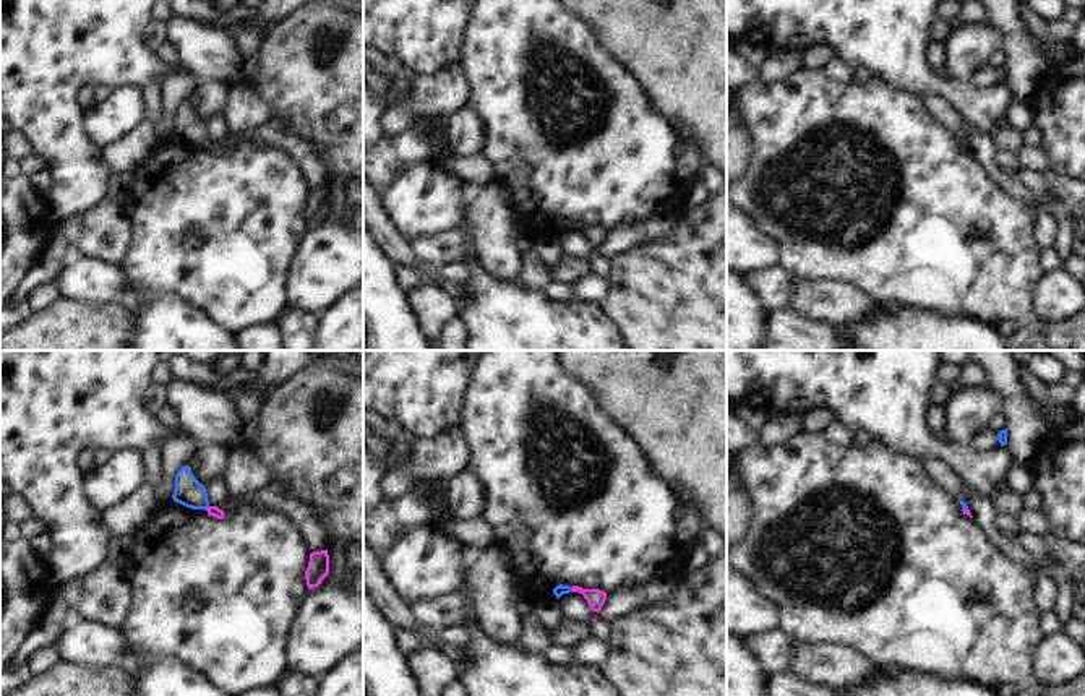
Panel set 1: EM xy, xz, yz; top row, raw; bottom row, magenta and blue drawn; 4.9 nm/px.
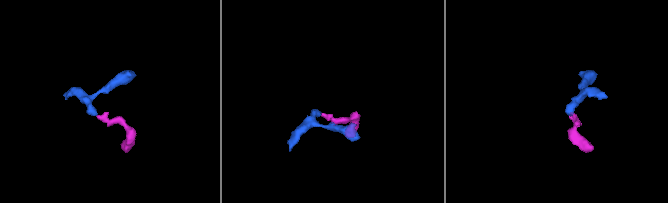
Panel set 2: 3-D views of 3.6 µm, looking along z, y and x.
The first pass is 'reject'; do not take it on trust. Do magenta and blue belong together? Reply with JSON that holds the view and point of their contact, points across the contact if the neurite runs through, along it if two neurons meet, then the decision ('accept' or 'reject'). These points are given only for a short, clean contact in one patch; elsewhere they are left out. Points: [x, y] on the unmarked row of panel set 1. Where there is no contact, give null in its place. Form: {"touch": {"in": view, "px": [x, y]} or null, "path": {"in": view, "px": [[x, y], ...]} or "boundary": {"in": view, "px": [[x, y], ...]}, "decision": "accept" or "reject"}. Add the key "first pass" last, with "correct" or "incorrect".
{"touch": {"in": "xz", "px": [571, 224]}, "path": {"in": "xz", "px": [[596, 234], [571, 224], [558, 227]]}, "decision": "accept", "first pass": "incorrect"}

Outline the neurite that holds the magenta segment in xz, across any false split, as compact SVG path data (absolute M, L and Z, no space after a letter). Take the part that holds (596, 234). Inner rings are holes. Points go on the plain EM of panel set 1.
M556 222L553 226L553 230L556 232L556 235L560 235L563 230L569 230L569 229L579 229L584 232L584 235L587 237L587 240L590 242L592 248L600 248L605 237L607 237L607 229L600 227L600 226L582 226L579 222Z

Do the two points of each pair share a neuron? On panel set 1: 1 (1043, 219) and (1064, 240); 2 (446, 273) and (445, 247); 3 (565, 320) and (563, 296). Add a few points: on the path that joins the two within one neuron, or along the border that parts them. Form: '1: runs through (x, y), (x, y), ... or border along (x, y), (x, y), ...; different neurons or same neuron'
1: border along (1045, 210), (1058, 223), (1056, 245); different neurons
2: border along (459, 260), (445, 265), (438, 271); different neurons
3: border along (540, 291), (553, 300), (571, 302); different neurons

